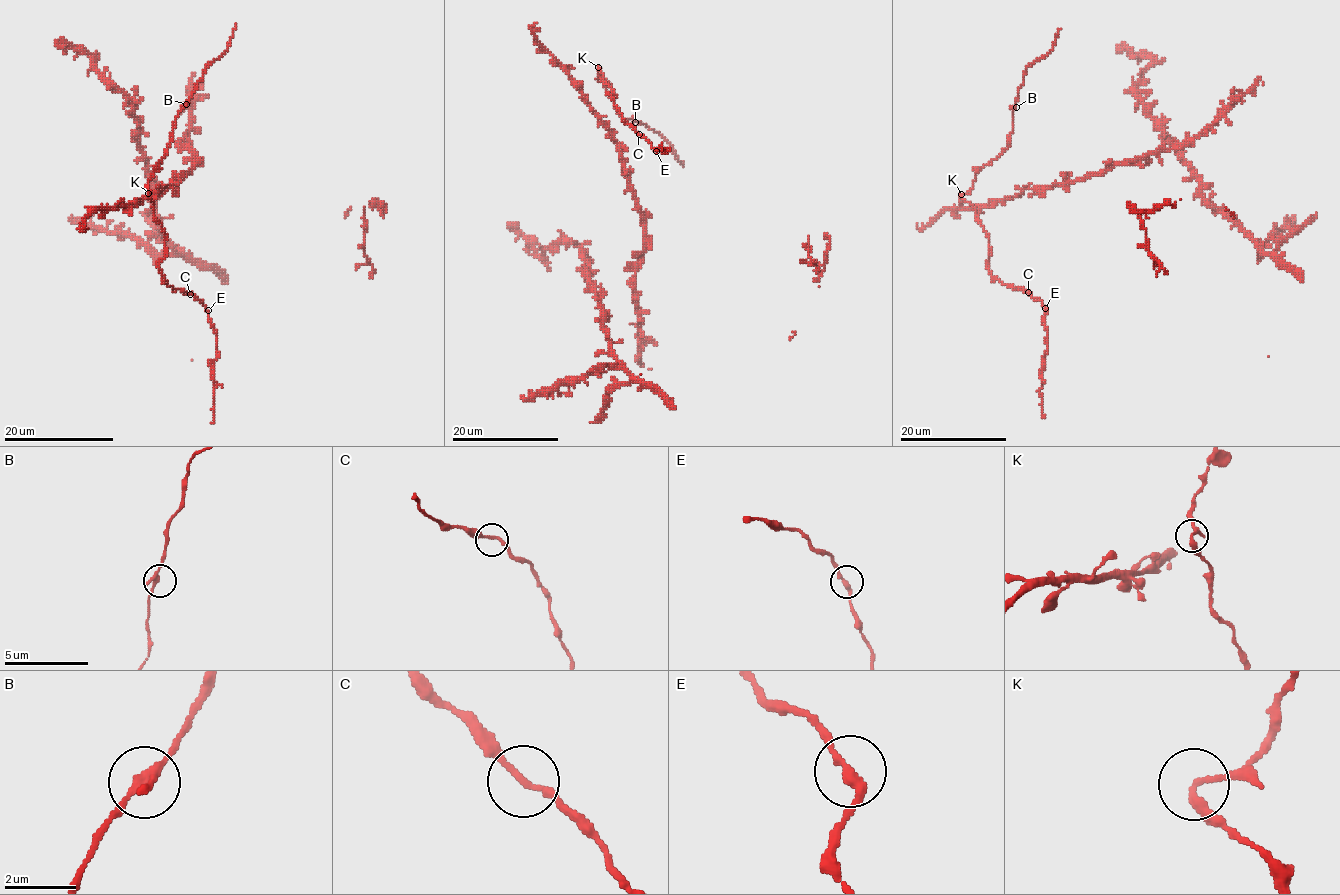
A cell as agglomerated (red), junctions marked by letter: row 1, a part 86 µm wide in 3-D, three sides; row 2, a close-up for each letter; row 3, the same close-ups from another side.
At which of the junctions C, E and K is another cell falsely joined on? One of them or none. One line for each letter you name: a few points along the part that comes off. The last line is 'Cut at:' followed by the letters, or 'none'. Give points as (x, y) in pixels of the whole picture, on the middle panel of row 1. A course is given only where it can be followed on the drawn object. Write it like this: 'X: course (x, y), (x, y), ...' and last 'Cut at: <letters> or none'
K: course (597, 67), (597, 78), (623, 118), (641, 123), (663, 137), (684, 166)
Cut at: K

